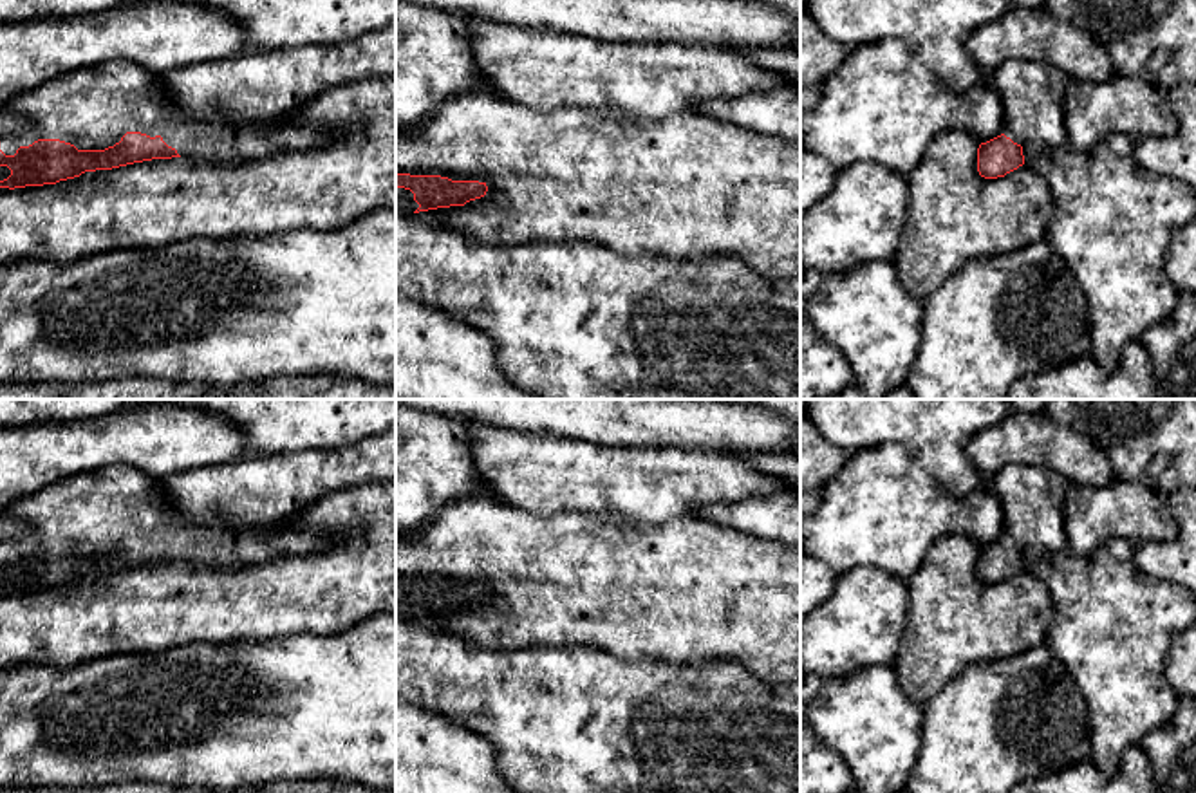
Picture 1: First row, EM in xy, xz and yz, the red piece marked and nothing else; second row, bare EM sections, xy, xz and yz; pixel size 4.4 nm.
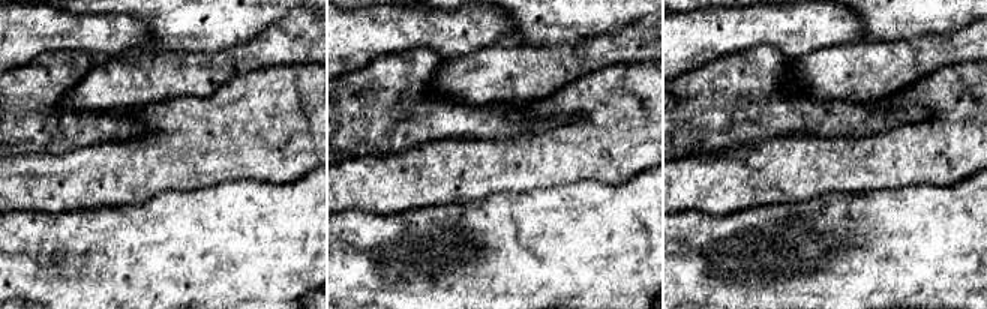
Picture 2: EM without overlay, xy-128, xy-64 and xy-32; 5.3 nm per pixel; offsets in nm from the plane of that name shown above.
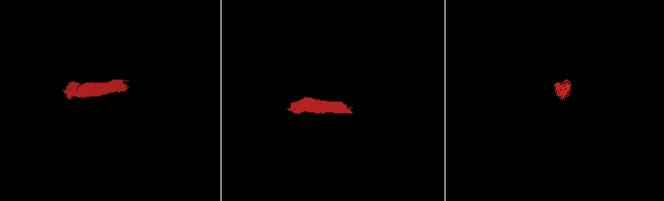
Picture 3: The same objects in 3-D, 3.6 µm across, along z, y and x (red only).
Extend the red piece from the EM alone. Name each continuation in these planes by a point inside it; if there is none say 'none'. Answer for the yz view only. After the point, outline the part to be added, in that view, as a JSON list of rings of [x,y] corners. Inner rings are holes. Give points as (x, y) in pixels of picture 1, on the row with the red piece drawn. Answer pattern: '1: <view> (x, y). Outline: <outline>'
1: yz (1032, 94). Outline: [[[1010,60],[983,78],[1003,101],[1003,134],[1014,143],[1064,146],[1070,76],[1037,61]]]

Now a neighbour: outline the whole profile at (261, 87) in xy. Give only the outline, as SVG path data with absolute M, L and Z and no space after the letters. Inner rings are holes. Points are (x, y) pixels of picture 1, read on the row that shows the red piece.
M392 23L345 43L242 52L159 76L164 94L186 116L211 119L220 114L231 123L258 125L289 117L329 89L370 78L396 78L396 25Z

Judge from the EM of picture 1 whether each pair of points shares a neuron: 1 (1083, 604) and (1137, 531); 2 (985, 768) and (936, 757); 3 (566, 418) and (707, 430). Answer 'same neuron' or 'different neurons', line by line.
1: different neurons
2: same neuron
3: same neuron

